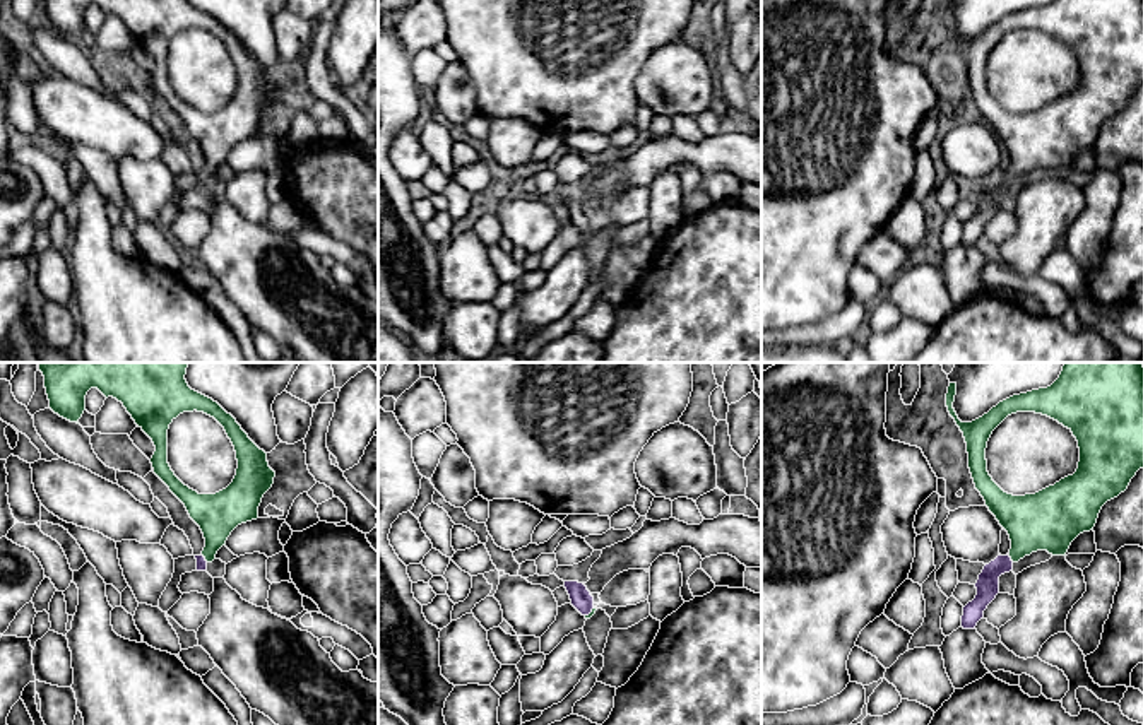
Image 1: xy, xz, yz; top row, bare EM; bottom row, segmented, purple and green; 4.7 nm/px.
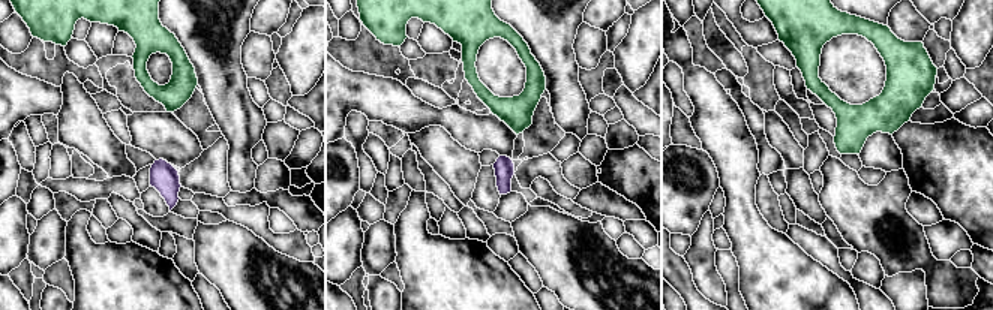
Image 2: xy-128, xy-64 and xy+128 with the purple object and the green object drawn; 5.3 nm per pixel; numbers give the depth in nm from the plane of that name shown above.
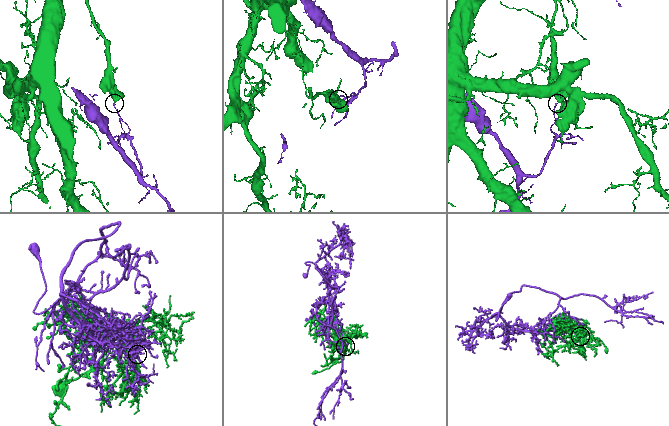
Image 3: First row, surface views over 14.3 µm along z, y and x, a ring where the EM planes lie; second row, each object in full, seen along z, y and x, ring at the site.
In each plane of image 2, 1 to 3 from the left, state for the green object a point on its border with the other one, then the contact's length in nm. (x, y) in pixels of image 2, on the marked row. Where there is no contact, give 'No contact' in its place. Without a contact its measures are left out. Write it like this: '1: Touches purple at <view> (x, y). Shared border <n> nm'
1: No contact
2: No contact
3: No contact

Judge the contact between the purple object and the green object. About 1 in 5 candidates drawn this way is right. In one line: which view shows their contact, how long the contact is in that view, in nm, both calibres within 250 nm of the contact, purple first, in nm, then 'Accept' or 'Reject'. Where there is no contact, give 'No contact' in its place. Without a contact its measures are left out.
Touches purple in yz. Shared border 50 nm. Thickness 110 nm (purple) against 280 nm. Reject

